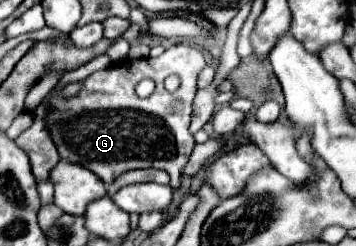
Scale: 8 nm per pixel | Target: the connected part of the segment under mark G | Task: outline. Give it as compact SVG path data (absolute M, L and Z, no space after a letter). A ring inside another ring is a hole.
M178 43L156 59L126 59L92 73L72 99L62 99L60 93L56 93L44 121L60 157L88 167L104 183L112 183L120 173L130 169L162 169L170 175L172 189L178 189L182 185L182 169L196 145L188 125L196 79L204 67L204 55L198 47ZM168 75L180 77L180 87L174 93L164 89L164 79ZM142 79L152 79L156 83L156 91L148 99L140 99L134 93L134 87Z

